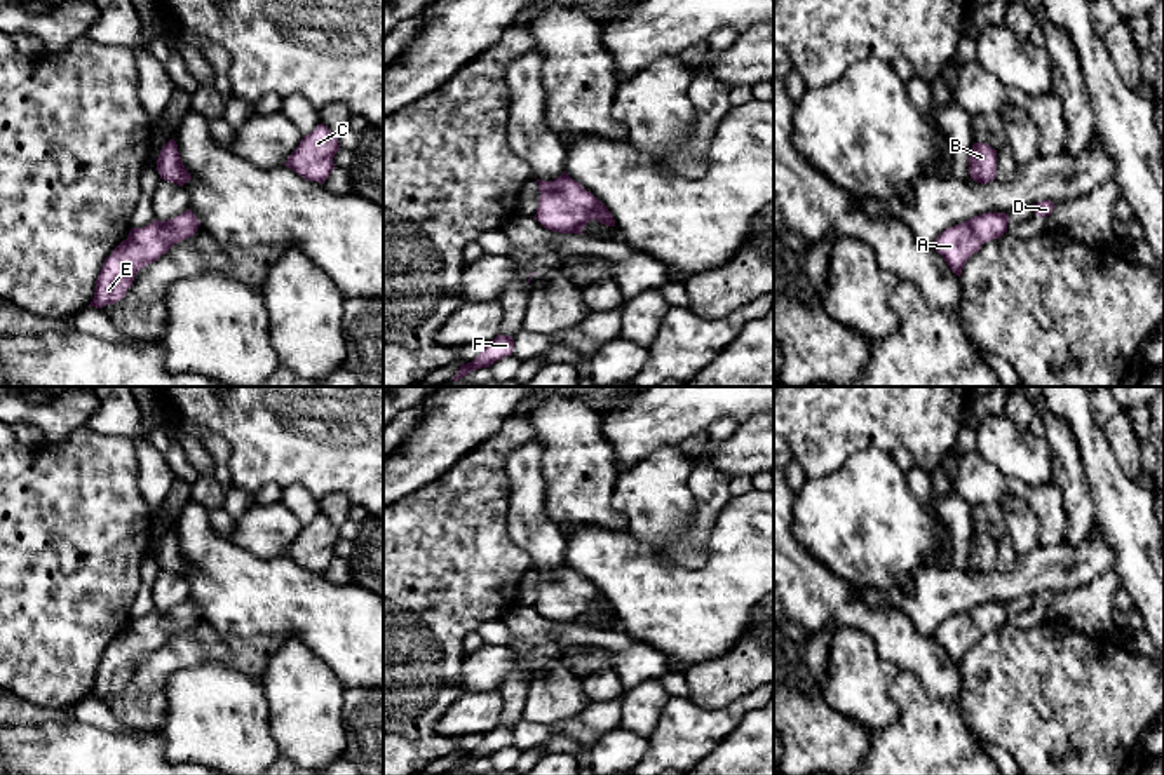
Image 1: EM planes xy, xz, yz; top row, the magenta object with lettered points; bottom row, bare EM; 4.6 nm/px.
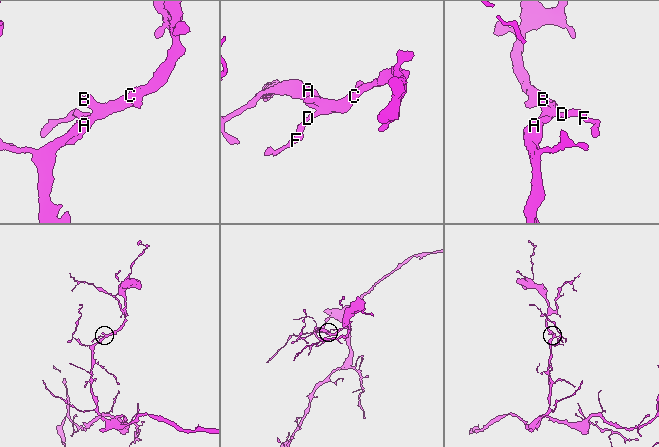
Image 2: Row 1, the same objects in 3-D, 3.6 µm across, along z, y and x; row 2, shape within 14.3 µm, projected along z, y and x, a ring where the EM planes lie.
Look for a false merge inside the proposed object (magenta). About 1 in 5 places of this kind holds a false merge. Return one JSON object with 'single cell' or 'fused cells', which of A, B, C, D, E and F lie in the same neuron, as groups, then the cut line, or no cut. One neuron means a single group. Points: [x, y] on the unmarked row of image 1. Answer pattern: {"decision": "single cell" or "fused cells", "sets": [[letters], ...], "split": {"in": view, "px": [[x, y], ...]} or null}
{"decision": "single cell", "sets": [["A", "B", "C", "D", "E", "F"]], "split": null}

